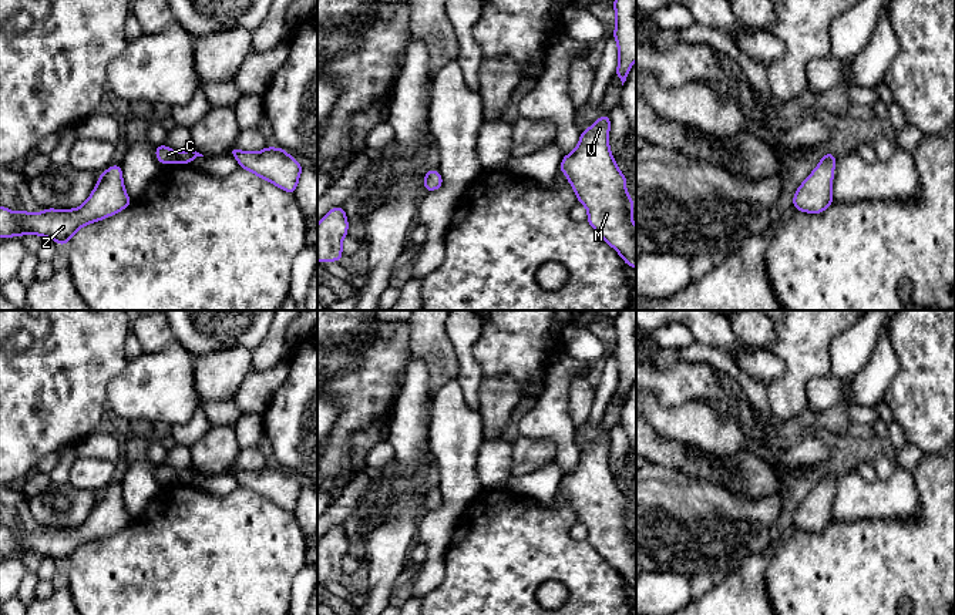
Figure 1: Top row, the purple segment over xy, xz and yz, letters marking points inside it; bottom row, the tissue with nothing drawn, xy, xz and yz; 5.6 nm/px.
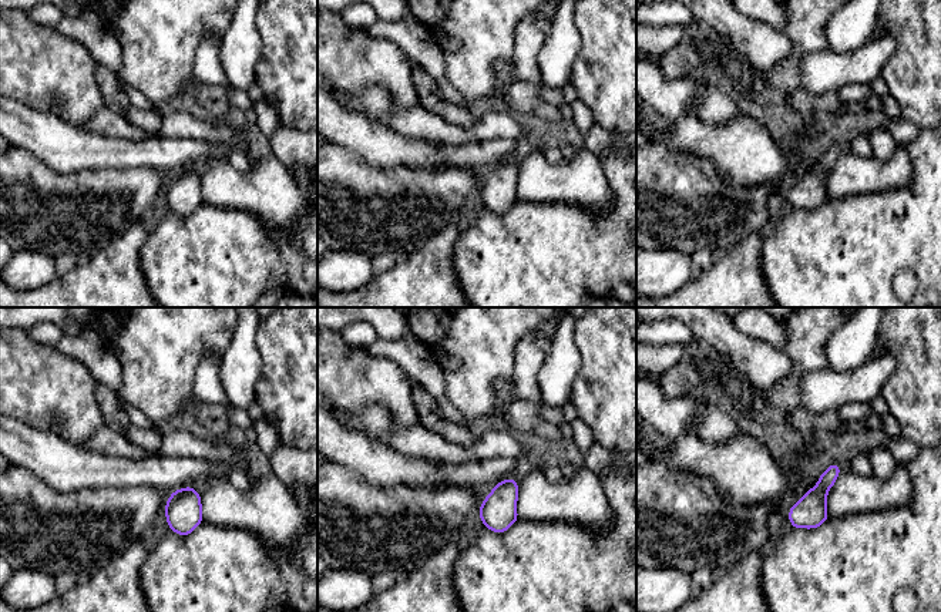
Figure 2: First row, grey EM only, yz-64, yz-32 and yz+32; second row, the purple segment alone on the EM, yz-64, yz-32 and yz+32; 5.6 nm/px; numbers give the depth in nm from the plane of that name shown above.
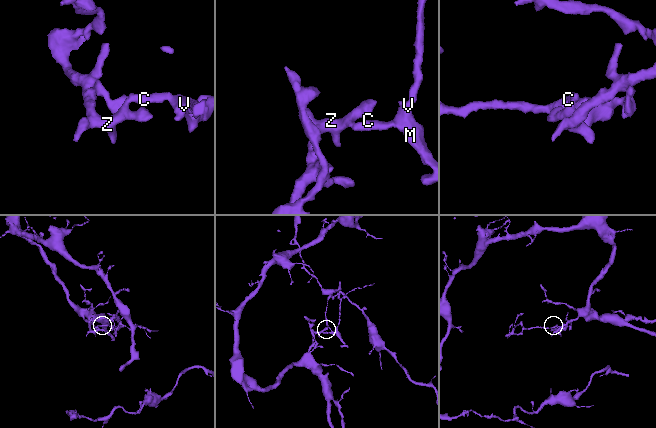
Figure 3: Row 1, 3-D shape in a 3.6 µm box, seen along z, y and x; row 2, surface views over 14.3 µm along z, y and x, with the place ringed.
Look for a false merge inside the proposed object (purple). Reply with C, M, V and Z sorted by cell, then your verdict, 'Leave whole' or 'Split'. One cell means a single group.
Groups: C M V Z. Leave whole

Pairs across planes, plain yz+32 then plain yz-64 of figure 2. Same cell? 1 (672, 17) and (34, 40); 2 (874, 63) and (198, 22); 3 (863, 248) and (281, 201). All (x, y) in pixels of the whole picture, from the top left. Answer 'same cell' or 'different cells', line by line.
1: different cells
2: different cells
3: different cells

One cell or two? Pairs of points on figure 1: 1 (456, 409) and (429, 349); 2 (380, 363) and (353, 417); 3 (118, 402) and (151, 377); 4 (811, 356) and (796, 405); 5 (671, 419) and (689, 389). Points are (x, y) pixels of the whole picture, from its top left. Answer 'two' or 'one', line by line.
1: two
2: one
3: one
4: one
5: two

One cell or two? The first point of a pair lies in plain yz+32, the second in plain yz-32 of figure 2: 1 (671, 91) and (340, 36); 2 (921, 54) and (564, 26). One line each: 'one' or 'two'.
1: two
2: two

